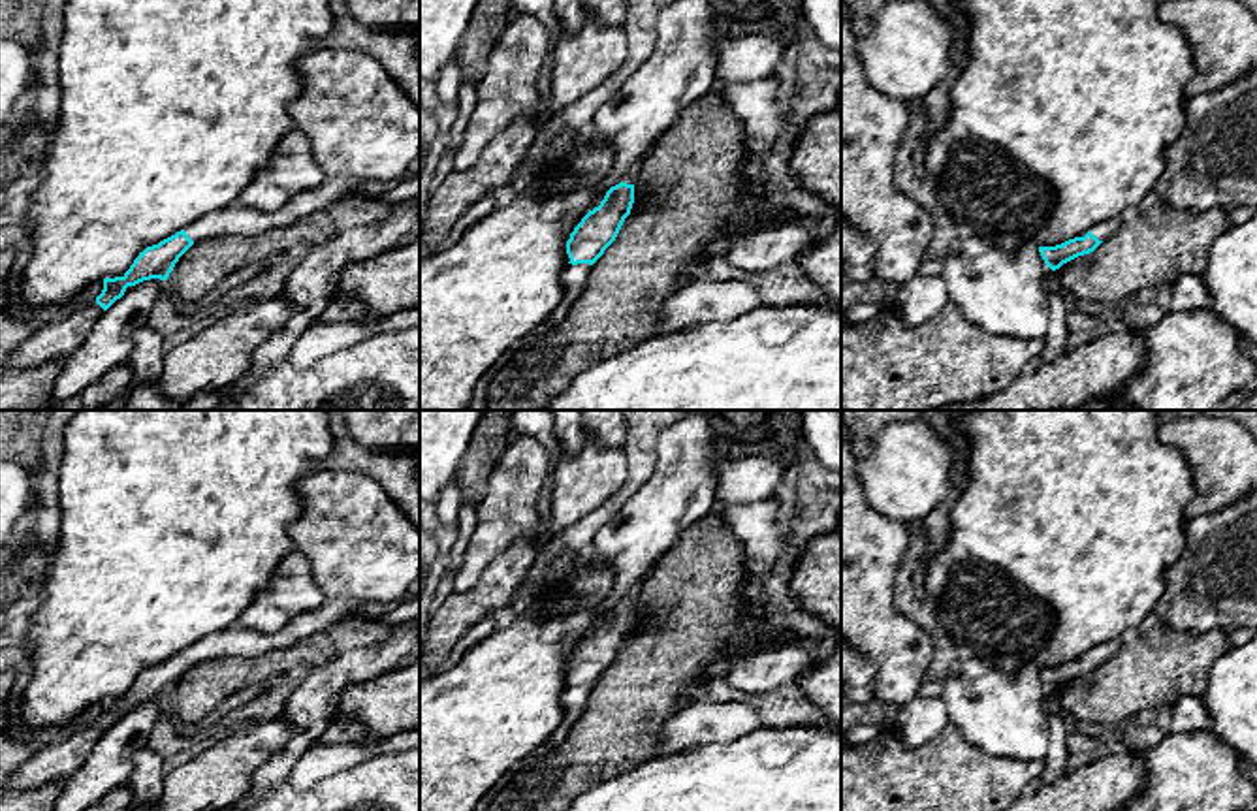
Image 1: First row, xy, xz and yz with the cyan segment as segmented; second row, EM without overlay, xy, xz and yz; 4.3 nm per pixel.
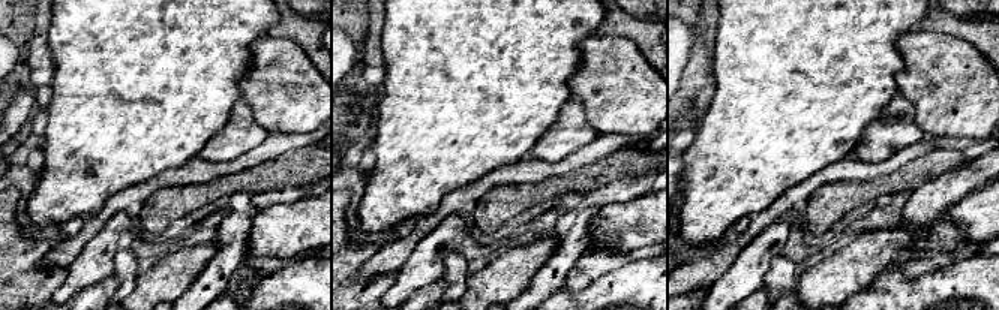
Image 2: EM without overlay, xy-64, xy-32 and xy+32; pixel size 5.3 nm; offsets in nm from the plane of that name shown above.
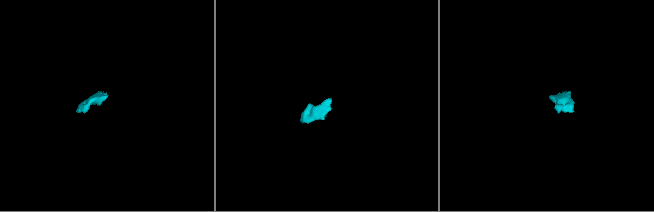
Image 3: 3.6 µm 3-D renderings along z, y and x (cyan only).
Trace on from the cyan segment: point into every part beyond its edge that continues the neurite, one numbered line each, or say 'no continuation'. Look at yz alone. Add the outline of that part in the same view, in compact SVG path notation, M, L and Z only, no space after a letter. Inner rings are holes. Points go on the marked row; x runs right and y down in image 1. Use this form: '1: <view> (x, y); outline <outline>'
1: yz (1107, 228); outline M1114 216L1114 218L1108 218L1108 220L1103 220L1099 224L1091 226L1088 231L1091 231L1099 241L1106 241L1116 233L1116 230L1122 226L1122 222L1123 222L1123 218ZM1080 233L1078 237L1084 237L1086 233Z

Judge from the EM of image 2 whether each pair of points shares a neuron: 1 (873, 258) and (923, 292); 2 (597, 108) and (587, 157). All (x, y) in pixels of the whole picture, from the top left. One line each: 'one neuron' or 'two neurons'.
1: two neurons
2: two neurons

